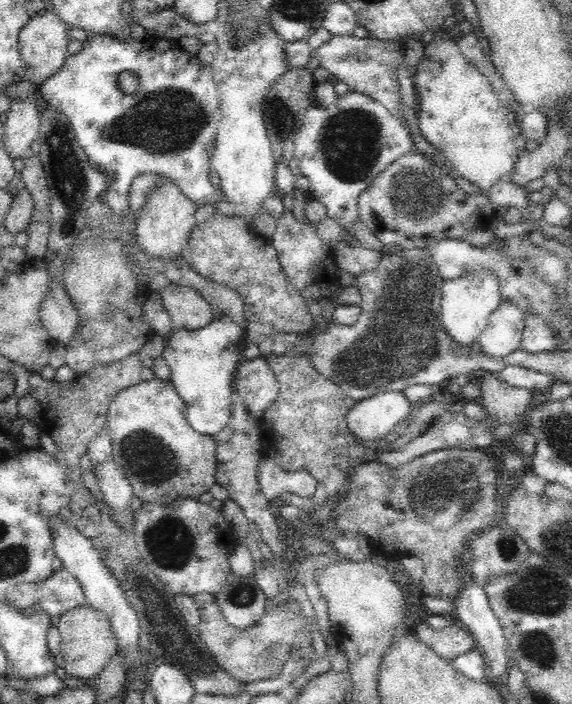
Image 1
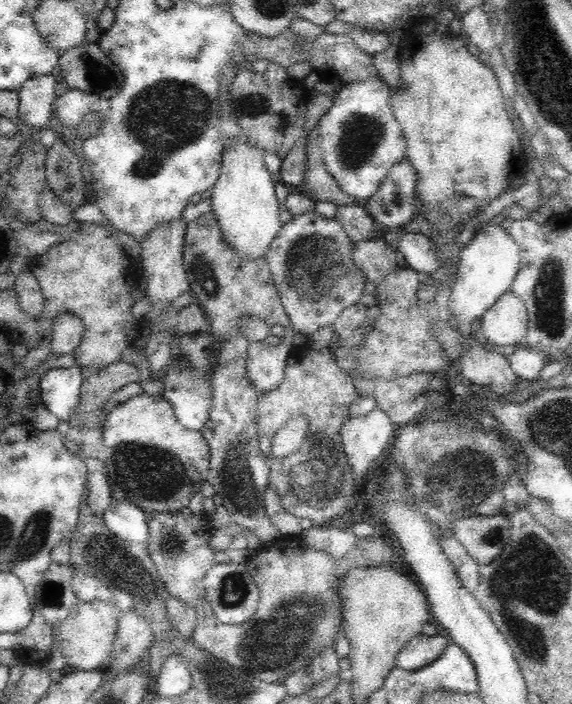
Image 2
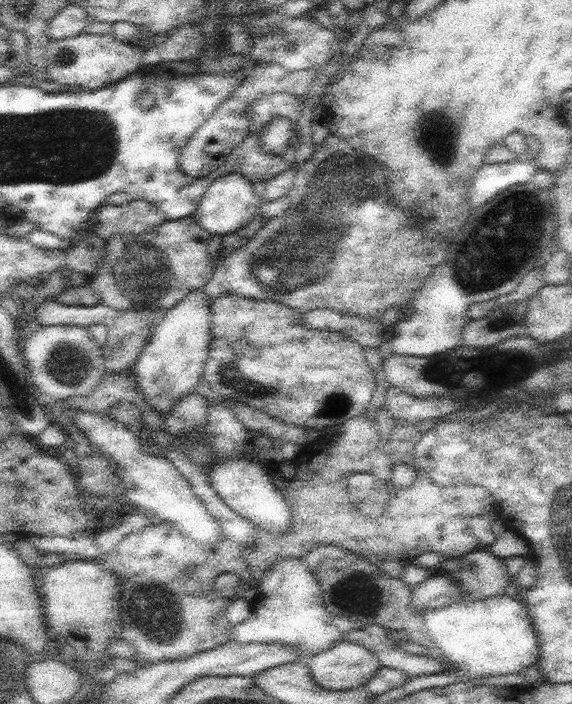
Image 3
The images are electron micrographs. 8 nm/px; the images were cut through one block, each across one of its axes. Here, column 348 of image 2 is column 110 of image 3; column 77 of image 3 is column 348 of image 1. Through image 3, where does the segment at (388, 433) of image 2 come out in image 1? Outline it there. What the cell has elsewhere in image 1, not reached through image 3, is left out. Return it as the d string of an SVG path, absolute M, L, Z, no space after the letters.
M403 391L381 392L355 401L346 422L357 439L384 440L400 421L411 417L414 409Z

